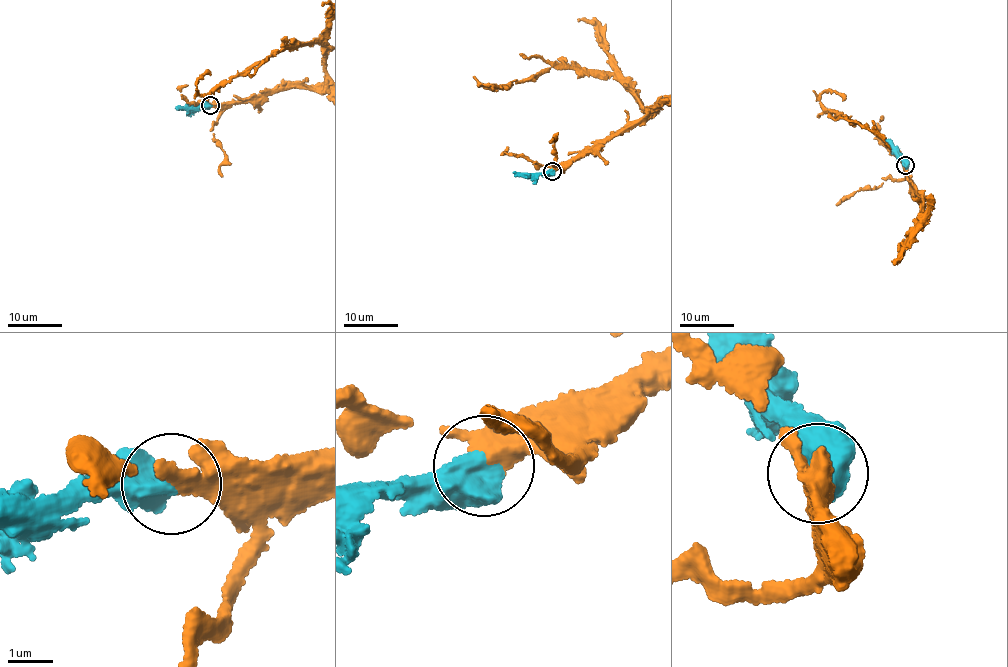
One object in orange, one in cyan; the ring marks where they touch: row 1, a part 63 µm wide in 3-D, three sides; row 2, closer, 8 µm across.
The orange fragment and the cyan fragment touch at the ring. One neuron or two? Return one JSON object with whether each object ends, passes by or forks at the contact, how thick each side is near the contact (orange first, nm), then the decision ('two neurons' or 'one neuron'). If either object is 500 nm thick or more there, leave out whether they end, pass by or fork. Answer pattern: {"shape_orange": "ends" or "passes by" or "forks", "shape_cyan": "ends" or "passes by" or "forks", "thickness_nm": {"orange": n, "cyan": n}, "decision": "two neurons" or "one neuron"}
{"thickness_nm": {"orange": 360, "cyan": 800}, "decision": "one neuron"}

